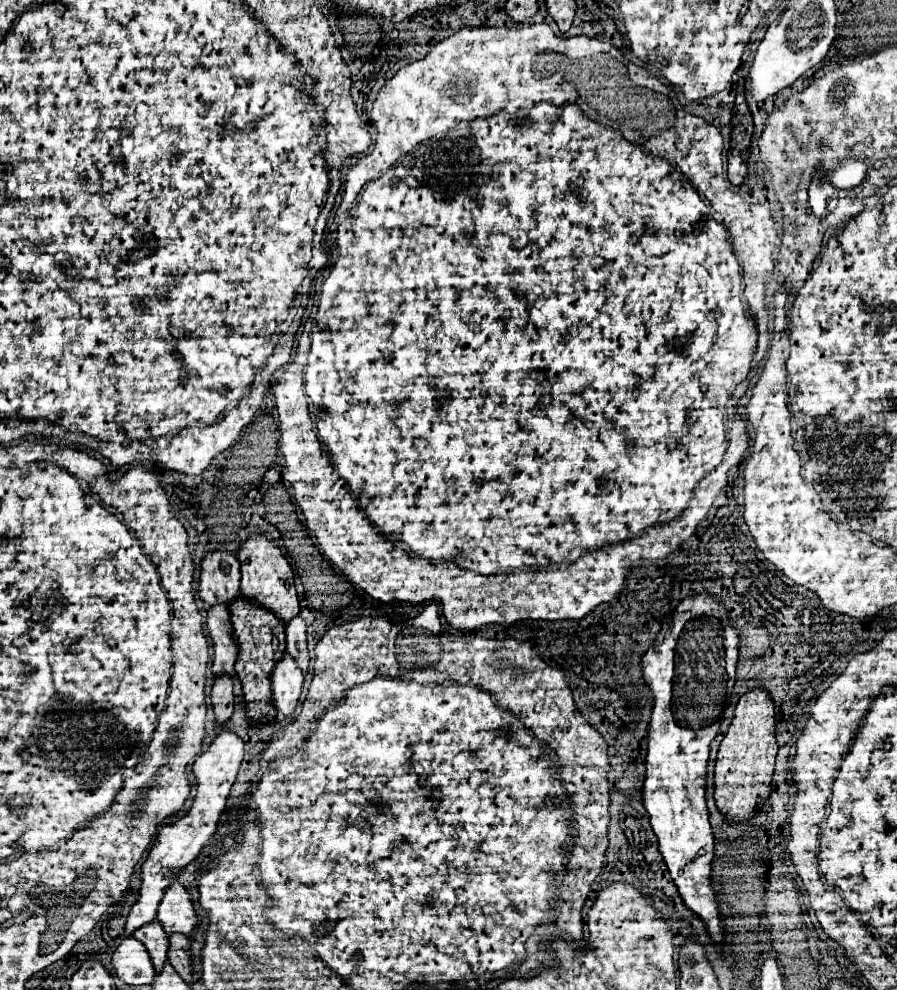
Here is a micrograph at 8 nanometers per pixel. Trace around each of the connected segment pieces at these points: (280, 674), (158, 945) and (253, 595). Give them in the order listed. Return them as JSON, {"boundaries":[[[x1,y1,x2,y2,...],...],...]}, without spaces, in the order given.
{"boundaries":[[[284,651,284,657,276,661,270,673,272,701,280,717,288,717,294,713,300,699,302,683,304,683,304,673,300,671,294,657,288,651]],[[150,921,148,925,142,925,140,929,136,929,132,933,132,937,146,945,156,971,162,969,162,965,166,961,166,951,168,951,168,935,166,935,166,931,162,931,160,921]],[[254,533,240,545,238,559,240,559,240,573,242,573,242,595,274,611,284,623,290,621,290,617,294,617,300,607,294,589,292,567,286,555,282,553,282,549,276,545,276,541,270,539,266,533]]]}

